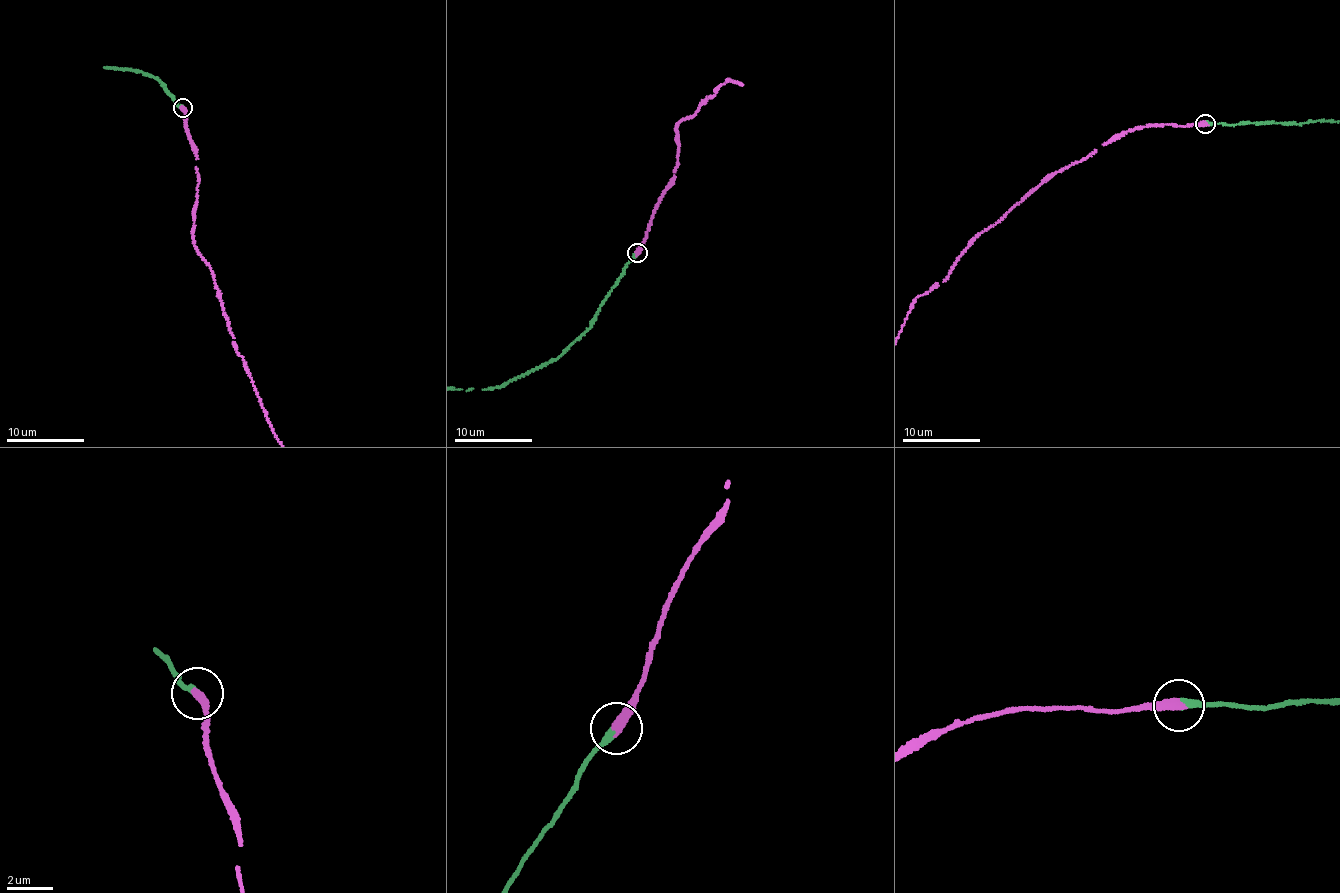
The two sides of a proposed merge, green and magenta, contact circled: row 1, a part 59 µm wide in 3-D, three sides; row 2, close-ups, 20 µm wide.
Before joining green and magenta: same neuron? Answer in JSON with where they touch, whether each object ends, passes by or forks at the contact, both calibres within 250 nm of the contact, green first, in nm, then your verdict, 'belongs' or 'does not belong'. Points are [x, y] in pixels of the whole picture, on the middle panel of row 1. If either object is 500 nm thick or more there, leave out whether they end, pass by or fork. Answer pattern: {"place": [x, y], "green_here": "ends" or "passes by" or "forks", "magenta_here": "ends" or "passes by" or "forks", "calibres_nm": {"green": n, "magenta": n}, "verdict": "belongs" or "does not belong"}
{"place": [637, 253], "green_here": "ends", "magenta_here": "ends", "calibres_nm": {"green": 320, "magenta": 420}, "verdict": "belongs"}

